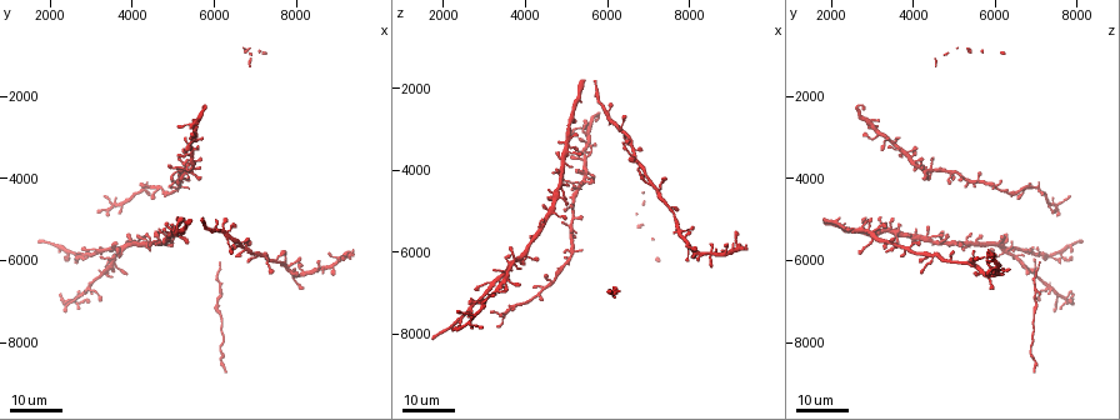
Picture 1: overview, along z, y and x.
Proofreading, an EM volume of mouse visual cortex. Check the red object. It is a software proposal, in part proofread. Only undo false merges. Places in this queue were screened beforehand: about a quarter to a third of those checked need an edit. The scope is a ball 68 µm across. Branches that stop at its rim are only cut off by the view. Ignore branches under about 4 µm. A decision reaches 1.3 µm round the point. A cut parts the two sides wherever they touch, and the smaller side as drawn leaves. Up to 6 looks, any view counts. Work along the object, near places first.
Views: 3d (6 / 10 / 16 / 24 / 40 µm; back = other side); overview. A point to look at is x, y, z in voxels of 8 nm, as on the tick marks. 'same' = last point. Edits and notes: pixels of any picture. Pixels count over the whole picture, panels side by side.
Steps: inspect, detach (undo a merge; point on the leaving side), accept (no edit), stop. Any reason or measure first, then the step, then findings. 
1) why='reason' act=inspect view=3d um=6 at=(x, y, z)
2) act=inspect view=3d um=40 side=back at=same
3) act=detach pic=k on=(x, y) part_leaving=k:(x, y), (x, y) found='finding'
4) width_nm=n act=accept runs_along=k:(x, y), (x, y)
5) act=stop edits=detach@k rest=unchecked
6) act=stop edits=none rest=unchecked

why='thin arm on a thick one' act=inspect view=3d um=16 at=(3500, 4650, 7550)

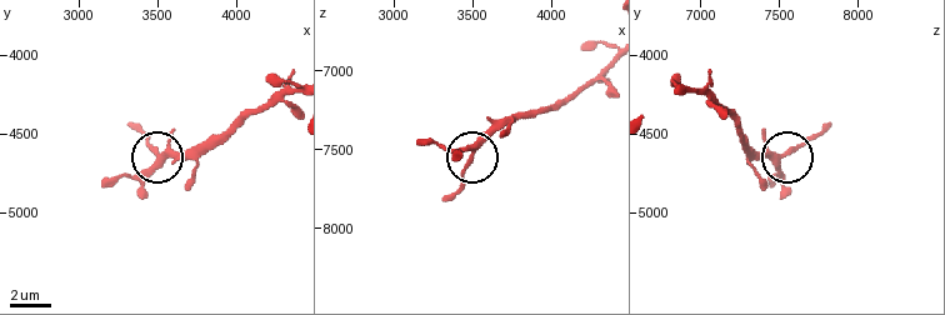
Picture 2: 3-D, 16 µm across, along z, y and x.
act=inspect view=3d um=6 at=(3500, 4660, 7480)

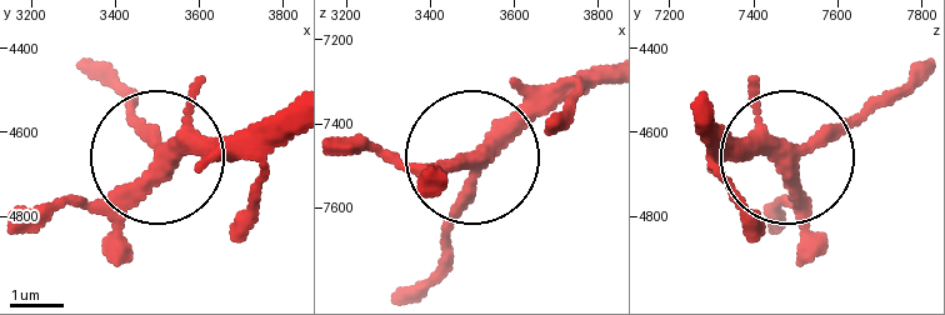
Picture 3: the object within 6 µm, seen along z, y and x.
arms=4 act=accept found='all the same neuron'

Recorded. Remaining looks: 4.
why='calibre changes' act=inspect view=3d um=16 at=(5200, 3850, 5000)

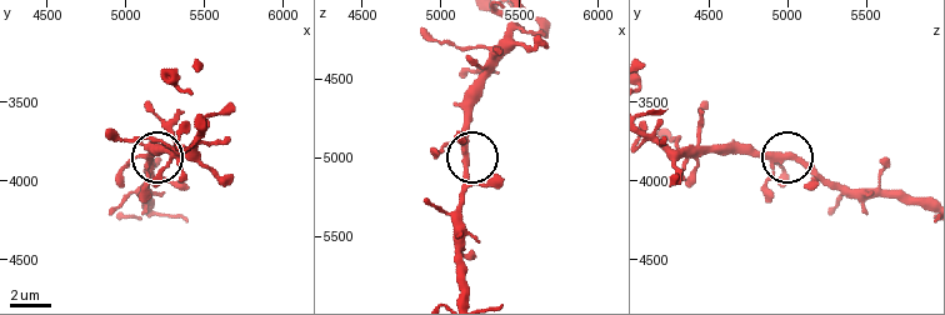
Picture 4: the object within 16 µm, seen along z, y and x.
act=inspect view=3d um=6 at=(5140, 3840, 5000)

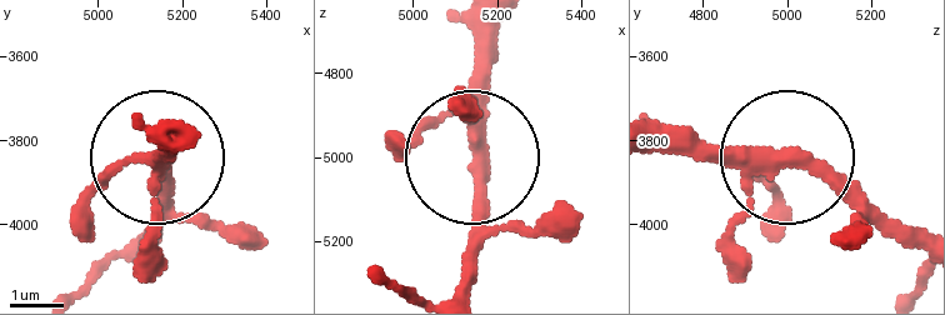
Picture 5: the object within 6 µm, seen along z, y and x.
act=accept runs_along=5:(915, 251), (794, 161), (659, 144) found='continuous, no second neuron'

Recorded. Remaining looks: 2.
why='thick turns thin' act=inspect view=3d um=16 at=(5450, 3050, 3000)

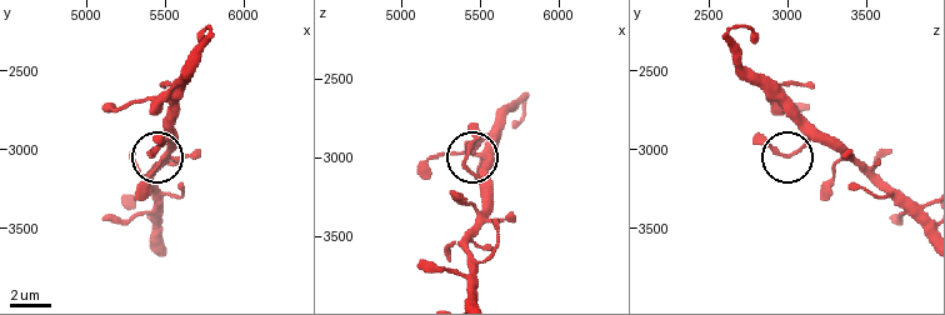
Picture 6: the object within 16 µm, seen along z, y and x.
act=inspect view=3d um=10 at=(5420, 3040, 3020)

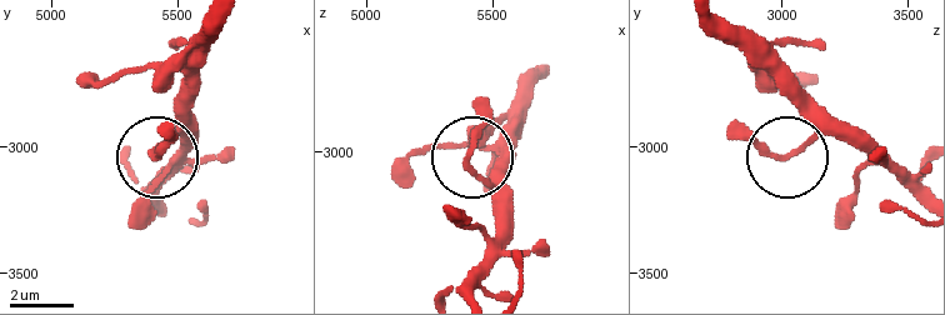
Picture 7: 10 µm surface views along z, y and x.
act=accept runs_along=7:(160, 214), (169, 128) found='all the same neuron'

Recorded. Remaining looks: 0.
act=stop edits=none rest=unchecked

